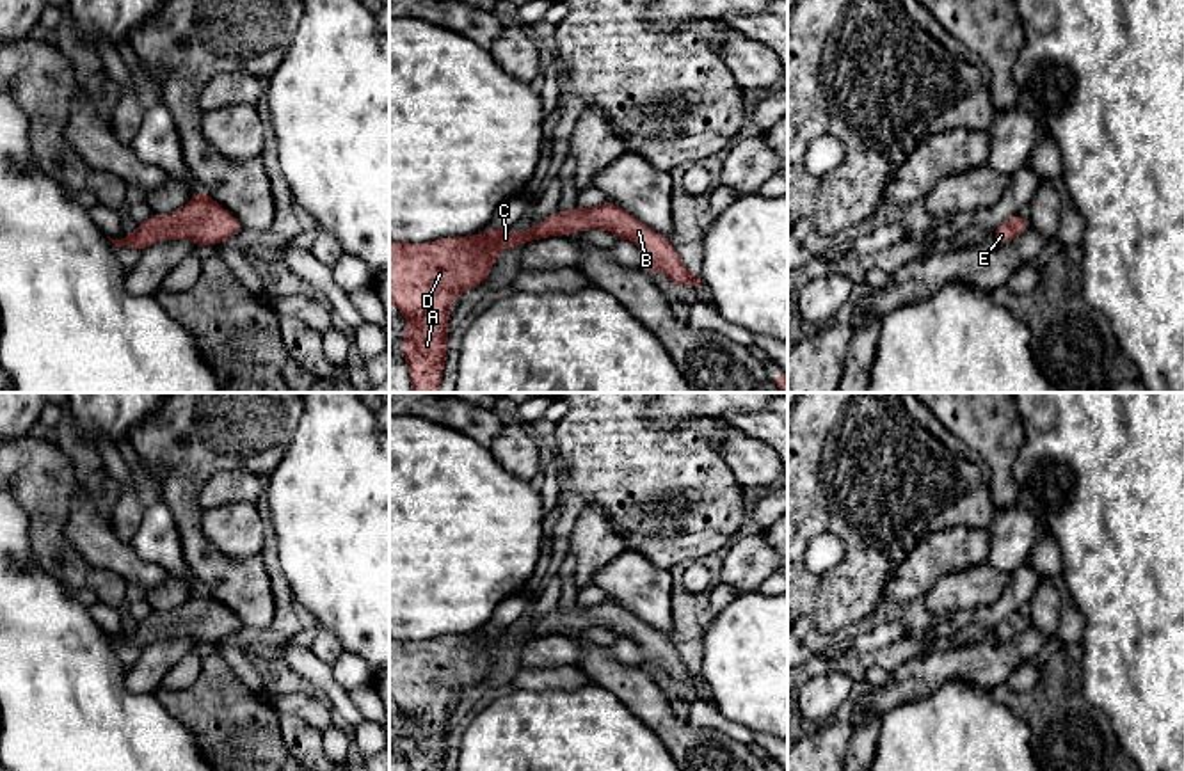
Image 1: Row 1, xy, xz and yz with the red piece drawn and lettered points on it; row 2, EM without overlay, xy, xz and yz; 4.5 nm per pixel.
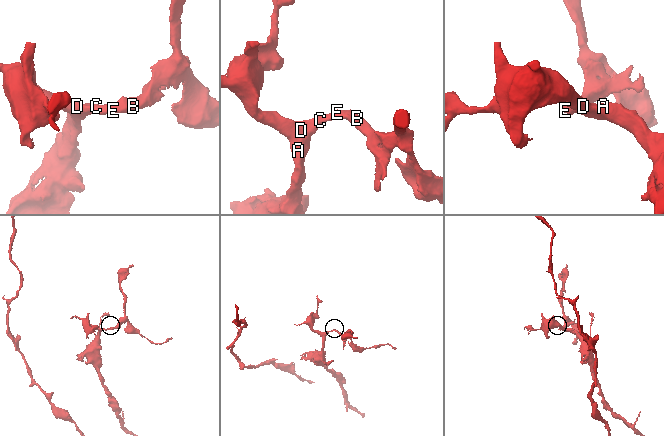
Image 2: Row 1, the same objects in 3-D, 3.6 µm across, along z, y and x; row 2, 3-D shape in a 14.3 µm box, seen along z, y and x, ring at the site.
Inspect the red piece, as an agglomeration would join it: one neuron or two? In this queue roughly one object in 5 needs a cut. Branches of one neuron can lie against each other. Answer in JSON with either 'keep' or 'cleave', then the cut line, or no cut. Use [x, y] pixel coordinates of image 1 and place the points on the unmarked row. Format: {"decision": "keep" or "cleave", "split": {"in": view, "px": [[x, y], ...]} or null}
{"decision": "keep", "split": null}

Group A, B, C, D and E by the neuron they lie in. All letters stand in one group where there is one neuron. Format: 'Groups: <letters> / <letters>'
Groups: A B C D E

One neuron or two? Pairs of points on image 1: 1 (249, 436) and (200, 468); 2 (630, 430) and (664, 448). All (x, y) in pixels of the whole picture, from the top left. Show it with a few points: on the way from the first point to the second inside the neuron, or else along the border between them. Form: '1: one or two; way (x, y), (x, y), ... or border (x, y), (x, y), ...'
1: one; way (237, 436), (232, 436), (212, 455)
2: one; way (639, 439), (648, 448), (655, 448)

